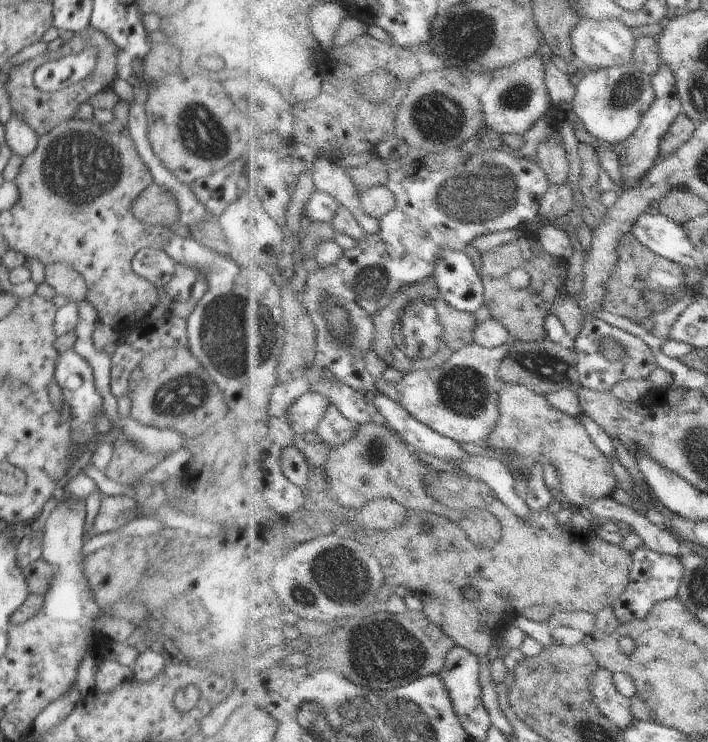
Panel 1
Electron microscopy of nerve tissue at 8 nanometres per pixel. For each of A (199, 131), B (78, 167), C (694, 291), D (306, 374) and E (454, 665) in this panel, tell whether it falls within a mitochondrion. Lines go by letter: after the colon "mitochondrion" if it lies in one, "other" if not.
A: mitochondrion
B: mitochondrion
C: other
D: other
E: other

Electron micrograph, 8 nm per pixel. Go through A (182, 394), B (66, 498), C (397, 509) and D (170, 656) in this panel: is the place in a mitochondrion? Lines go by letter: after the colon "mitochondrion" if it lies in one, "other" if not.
A: mitochondrion
B: other
C: other
D: other

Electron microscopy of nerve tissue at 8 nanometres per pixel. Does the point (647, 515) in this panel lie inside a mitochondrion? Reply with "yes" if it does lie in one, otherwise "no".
no

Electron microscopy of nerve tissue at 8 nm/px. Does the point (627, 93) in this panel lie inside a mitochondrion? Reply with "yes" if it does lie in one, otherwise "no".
yes

